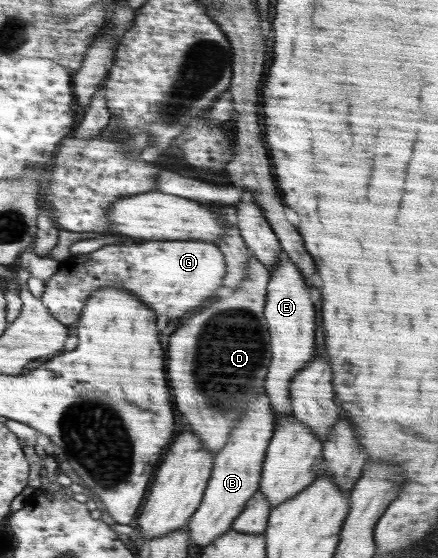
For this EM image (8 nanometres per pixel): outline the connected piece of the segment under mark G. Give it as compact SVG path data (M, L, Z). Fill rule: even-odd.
M204 241L110 244L92 253L70 255L62 260L59 270L46 281L46 289L39 299L59 323L69 327L76 324L94 291L102 287L120 287L148 305L154 315L166 315L170 321L186 318L213 301L214 291L223 286L226 272L224 255L218 246Z

